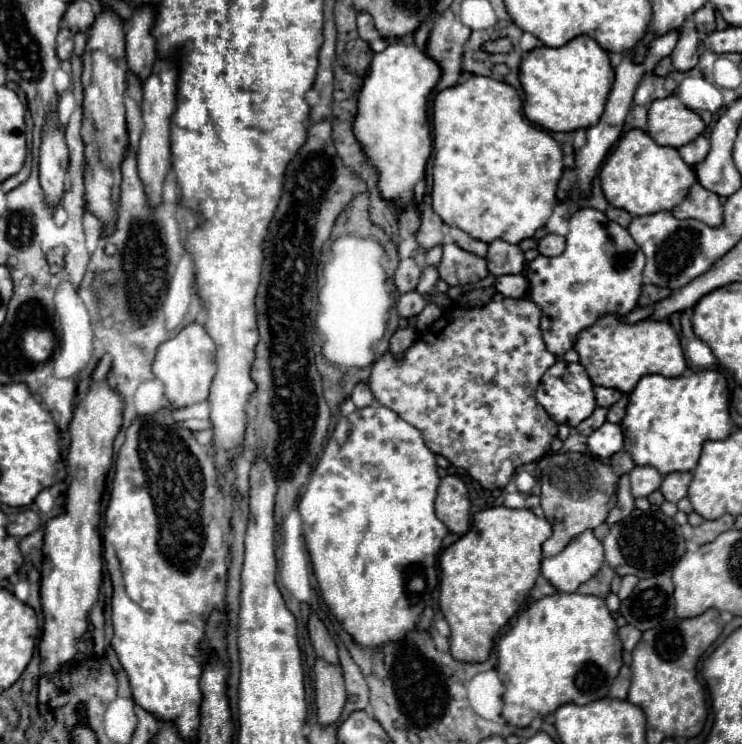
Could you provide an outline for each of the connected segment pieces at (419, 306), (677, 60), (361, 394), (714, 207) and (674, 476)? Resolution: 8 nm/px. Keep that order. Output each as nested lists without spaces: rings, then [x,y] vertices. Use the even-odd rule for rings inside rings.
[[[417,290],[405,292],[397,300],[397,312],[401,318],[411,318],[411,316],[417,316],[425,308],[425,304],[427,304],[427,298]]]
[[[681,28],[679,30],[679,40],[675,50],[671,52],[671,60],[675,70],[691,70],[693,66],[697,66],[699,60],[699,34],[697,30],[689,30],[689,28]]]
[[[359,382],[355,388],[353,388],[353,394],[351,394],[351,400],[355,402],[357,408],[365,408],[373,402],[373,394],[369,390],[369,386],[365,382]]]
[[[695,182],[687,198],[677,208],[673,208],[673,216],[701,220],[703,224],[709,224],[713,228],[721,226],[721,220],[723,220],[721,212],[723,212],[723,206],[719,202],[719,196],[715,192],[705,190],[699,182]]]
[[[671,472],[663,478],[661,482],[661,492],[665,496],[665,500],[669,502],[679,502],[681,498],[687,496],[687,488],[691,482],[691,472]]]

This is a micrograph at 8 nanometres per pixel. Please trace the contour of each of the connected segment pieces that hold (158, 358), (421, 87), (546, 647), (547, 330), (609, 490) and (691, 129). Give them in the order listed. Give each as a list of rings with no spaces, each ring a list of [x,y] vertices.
[[[197,322],[187,324],[173,338],[163,342],[157,348],[157,354],[153,360],[153,374],[163,382],[165,396],[175,408],[185,408],[205,400],[209,396],[209,388],[211,388],[211,380],[215,372],[217,372],[215,344],[211,336],[207,334],[205,326]]]
[[[397,40],[389,42],[383,52],[373,54],[369,74],[359,92],[359,112],[353,126],[355,136],[381,174],[381,196],[393,198],[399,208],[405,208],[413,200],[413,188],[425,174],[425,164],[431,154],[427,98],[439,78],[441,68],[423,50]]]
[[[557,592],[553,596],[543,596],[519,614],[515,626],[497,644],[495,670],[505,684],[503,718],[517,728],[525,728],[531,724],[533,718],[553,714],[567,702],[589,704],[593,700],[601,700],[607,696],[621,664],[621,642],[617,636],[617,624],[603,598],[579,592]]]
[[[579,208],[569,222],[565,250],[555,258],[537,256],[527,268],[529,298],[541,308],[543,340],[557,358],[573,348],[577,334],[603,314],[629,314],[637,306],[643,286],[645,254],[627,228],[595,208]]]
[[[551,452],[537,462],[537,468],[541,470],[541,502],[547,508],[555,508],[553,536],[543,544],[543,556],[555,556],[577,534],[605,522],[609,510],[615,506],[619,476],[593,454],[579,452]]]
[[[675,94],[663,100],[653,100],[649,106],[647,134],[661,146],[679,148],[695,140],[703,130],[705,122],[699,114],[683,106]]]

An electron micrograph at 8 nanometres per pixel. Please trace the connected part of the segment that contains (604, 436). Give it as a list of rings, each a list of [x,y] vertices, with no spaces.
[[[605,422],[601,428],[597,428],[597,432],[593,432],[587,440],[589,450],[599,456],[599,458],[609,458],[615,452],[623,450],[623,432],[619,424],[613,422]]]

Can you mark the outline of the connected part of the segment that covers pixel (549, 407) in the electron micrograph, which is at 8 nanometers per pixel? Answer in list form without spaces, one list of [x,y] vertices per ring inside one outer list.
[[[557,360],[541,378],[537,388],[537,402],[547,410],[547,414],[557,422],[565,426],[577,426],[585,418],[589,418],[595,410],[595,394],[593,394],[593,382],[589,380],[585,368],[581,364],[569,364],[563,360]]]

